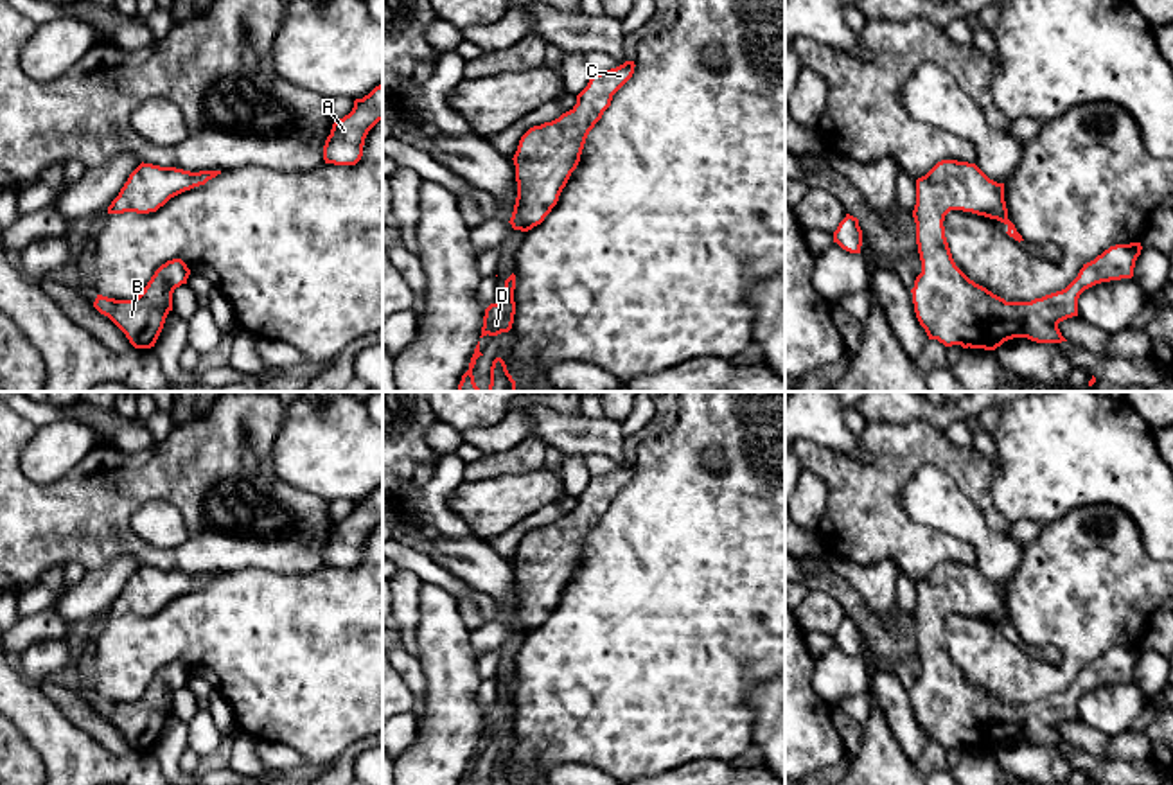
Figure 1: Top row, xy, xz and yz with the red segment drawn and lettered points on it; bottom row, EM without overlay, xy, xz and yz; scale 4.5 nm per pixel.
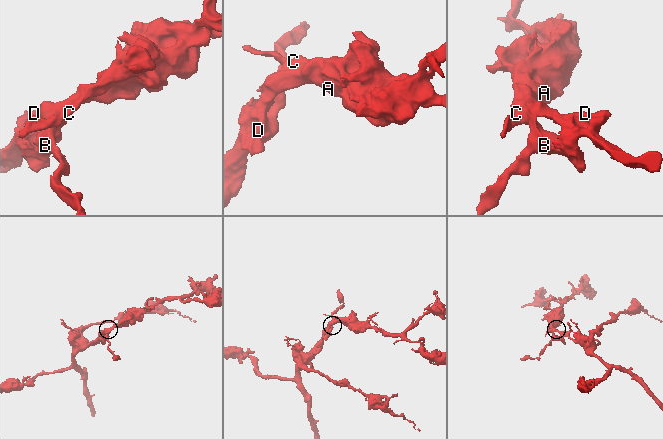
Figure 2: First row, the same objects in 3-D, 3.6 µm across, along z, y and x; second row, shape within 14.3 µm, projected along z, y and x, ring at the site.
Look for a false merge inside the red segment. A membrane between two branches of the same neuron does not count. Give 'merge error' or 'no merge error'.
no merge error

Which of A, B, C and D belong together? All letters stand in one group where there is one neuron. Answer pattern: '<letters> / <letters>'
A B C D

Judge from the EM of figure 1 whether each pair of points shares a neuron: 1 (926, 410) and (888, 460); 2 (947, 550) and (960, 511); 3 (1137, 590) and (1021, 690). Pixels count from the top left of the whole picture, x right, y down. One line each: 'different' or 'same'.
1: different
2: different
3: same

